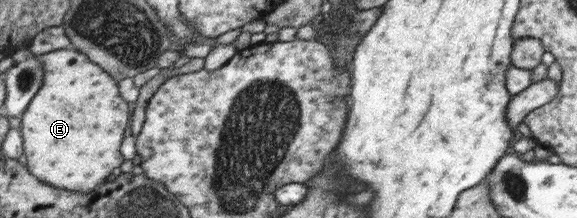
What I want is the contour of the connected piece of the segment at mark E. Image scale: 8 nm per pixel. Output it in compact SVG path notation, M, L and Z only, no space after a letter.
M76 48L56 50L37 55L37 58L43 64L44 82L21 117L23 148L25 156L28 156L27 162L30 162L27 167L34 176L54 188L92 192L107 183L108 176L124 164L125 156L120 152L120 146L132 118L130 102L123 97L118 81Z

